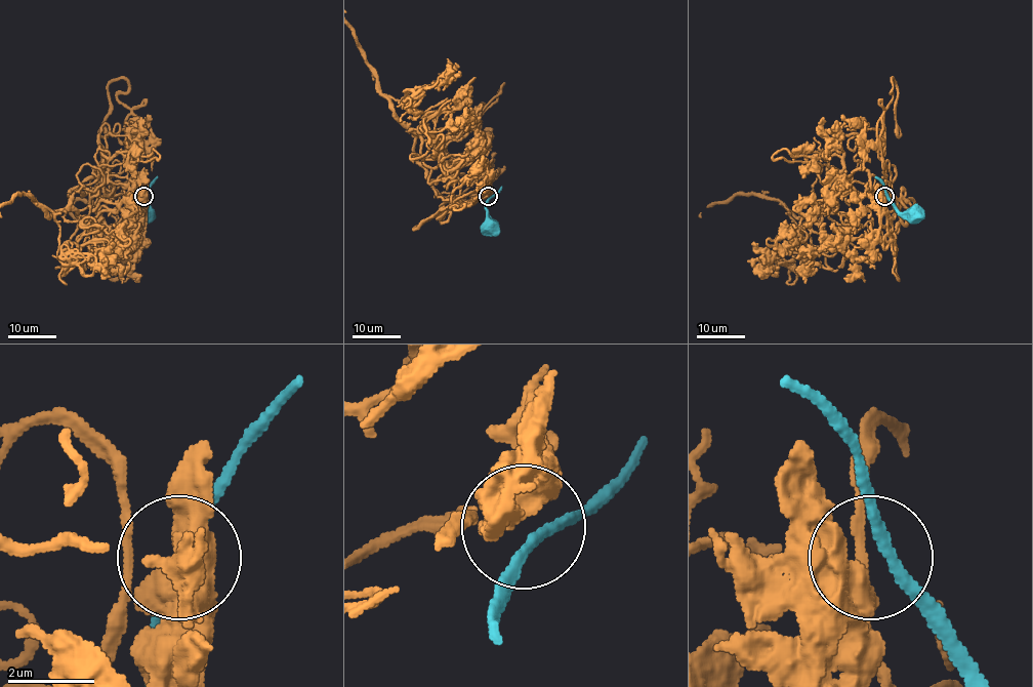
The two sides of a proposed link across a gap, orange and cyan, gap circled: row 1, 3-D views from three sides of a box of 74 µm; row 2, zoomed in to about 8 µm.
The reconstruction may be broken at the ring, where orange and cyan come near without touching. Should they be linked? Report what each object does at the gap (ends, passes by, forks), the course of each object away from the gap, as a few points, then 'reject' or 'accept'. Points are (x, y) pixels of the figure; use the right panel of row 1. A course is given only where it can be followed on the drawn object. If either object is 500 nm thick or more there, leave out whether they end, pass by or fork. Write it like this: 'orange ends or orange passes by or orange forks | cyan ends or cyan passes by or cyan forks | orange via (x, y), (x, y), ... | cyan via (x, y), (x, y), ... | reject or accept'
orange via (884, 197), (885, 182), (844, 190), (800, 217), (756, 195) | cyan via (885, 196), (900, 212), (914, 213) | reject

